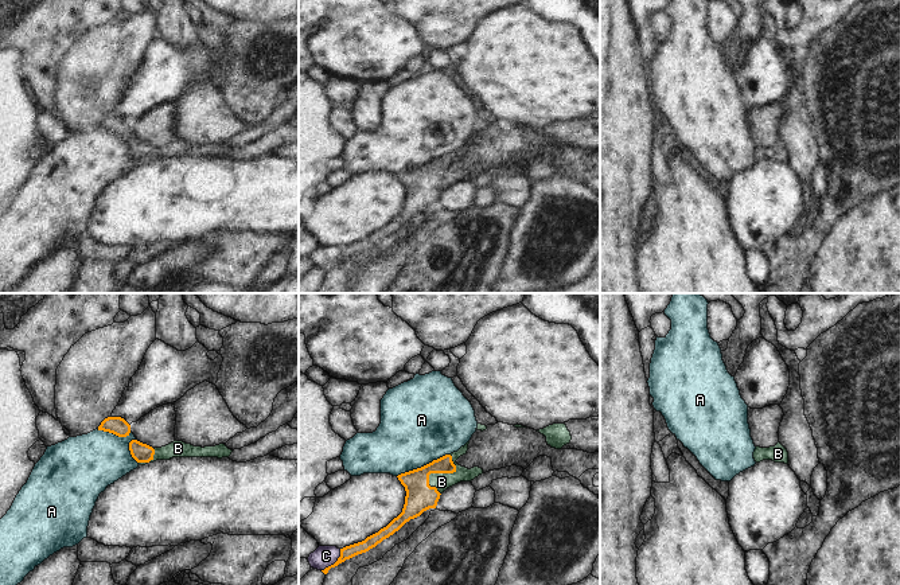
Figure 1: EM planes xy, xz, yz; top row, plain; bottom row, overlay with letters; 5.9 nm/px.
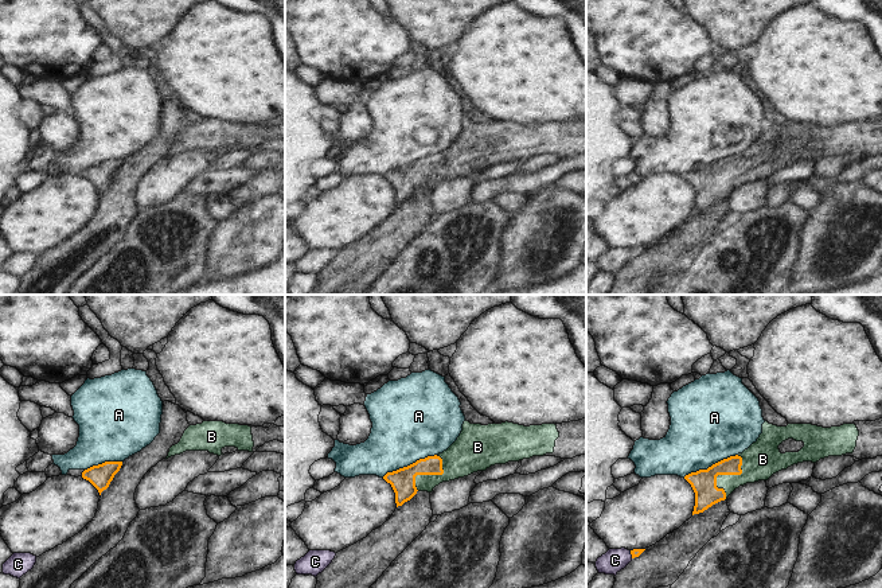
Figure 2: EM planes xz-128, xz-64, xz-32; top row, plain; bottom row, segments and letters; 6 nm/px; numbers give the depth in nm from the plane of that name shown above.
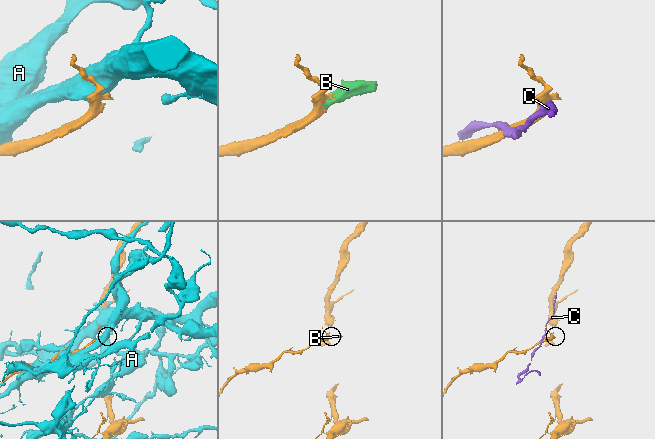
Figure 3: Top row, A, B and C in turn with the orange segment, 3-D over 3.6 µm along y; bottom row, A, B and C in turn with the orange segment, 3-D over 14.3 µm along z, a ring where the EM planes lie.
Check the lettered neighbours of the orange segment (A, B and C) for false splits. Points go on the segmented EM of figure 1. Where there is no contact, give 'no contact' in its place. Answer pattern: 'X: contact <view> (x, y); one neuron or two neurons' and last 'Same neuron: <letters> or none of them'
A: contact xz (424, 465); two neurons
B: contact xz (439, 472); one neuron
C: contact xz (335, 562); two neurons
Same neuron: B

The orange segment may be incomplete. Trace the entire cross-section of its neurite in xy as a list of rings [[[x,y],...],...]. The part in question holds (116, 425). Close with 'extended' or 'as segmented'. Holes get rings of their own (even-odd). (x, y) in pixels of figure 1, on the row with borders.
[[[108,417],[101,422],[98,430],[109,432],[118,437],[126,437],[130,433],[130,425],[121,417]]]; as segmented

